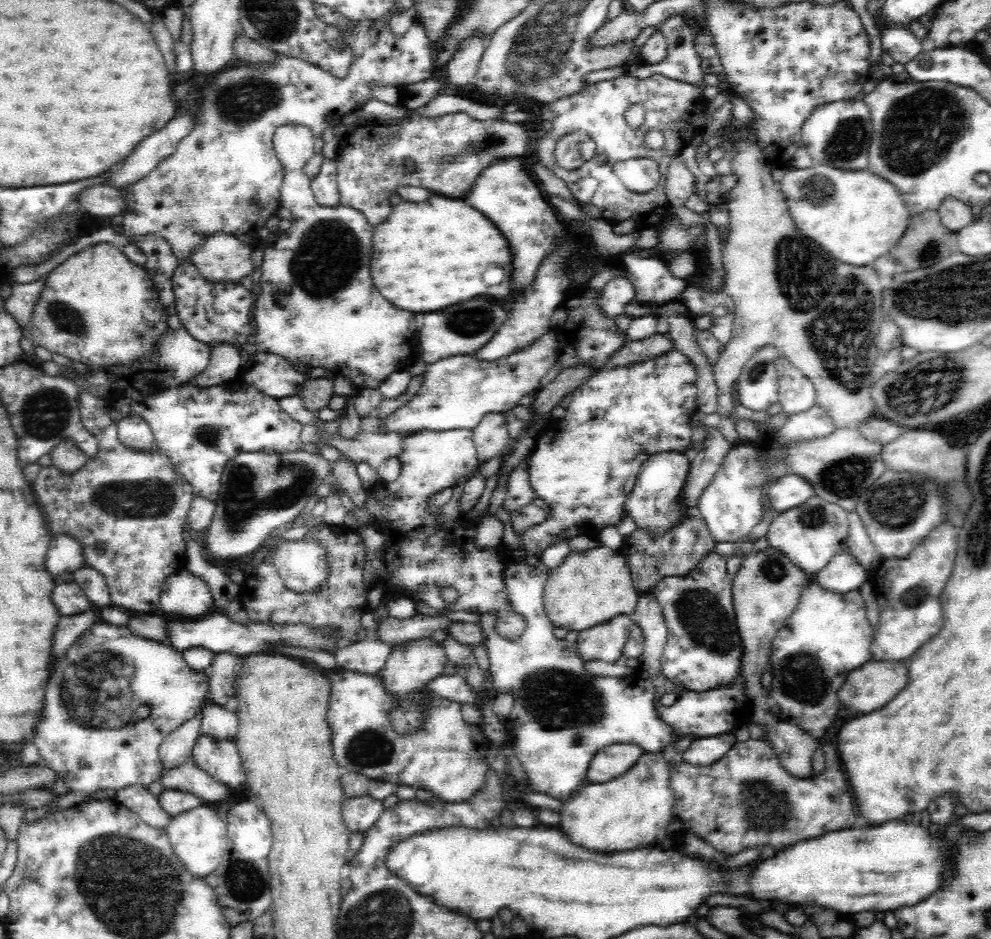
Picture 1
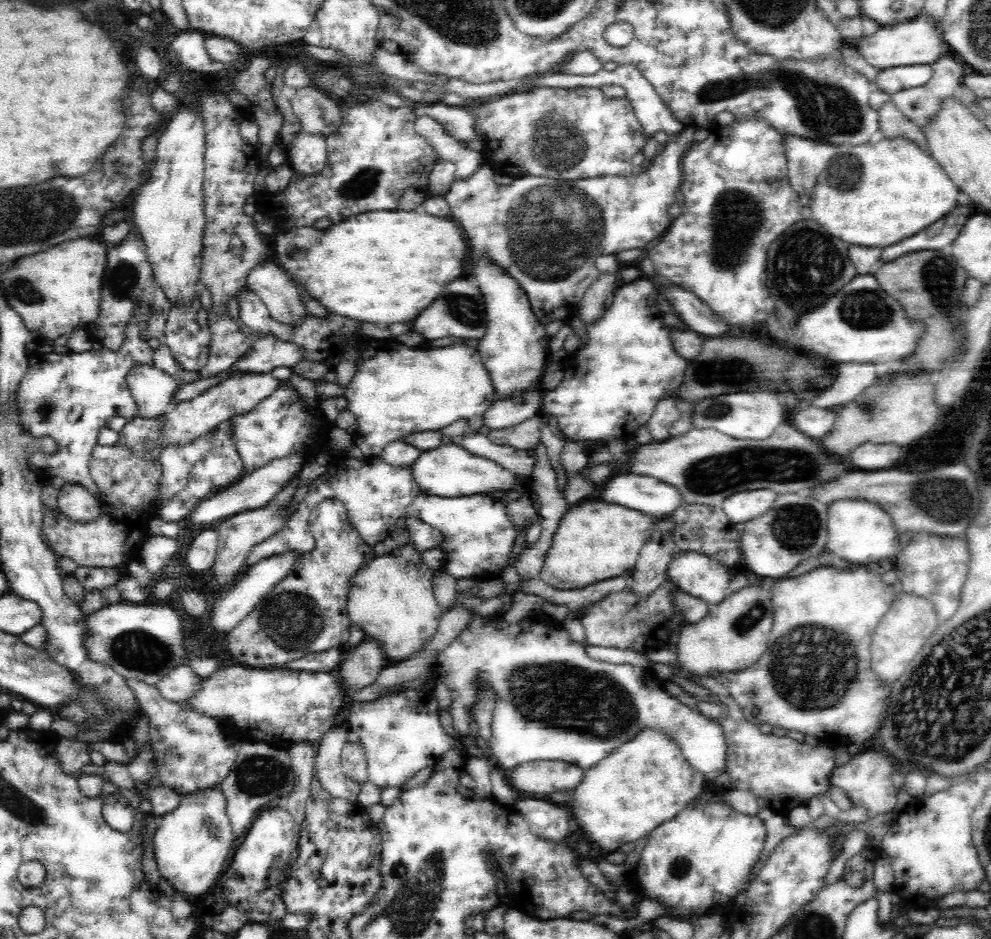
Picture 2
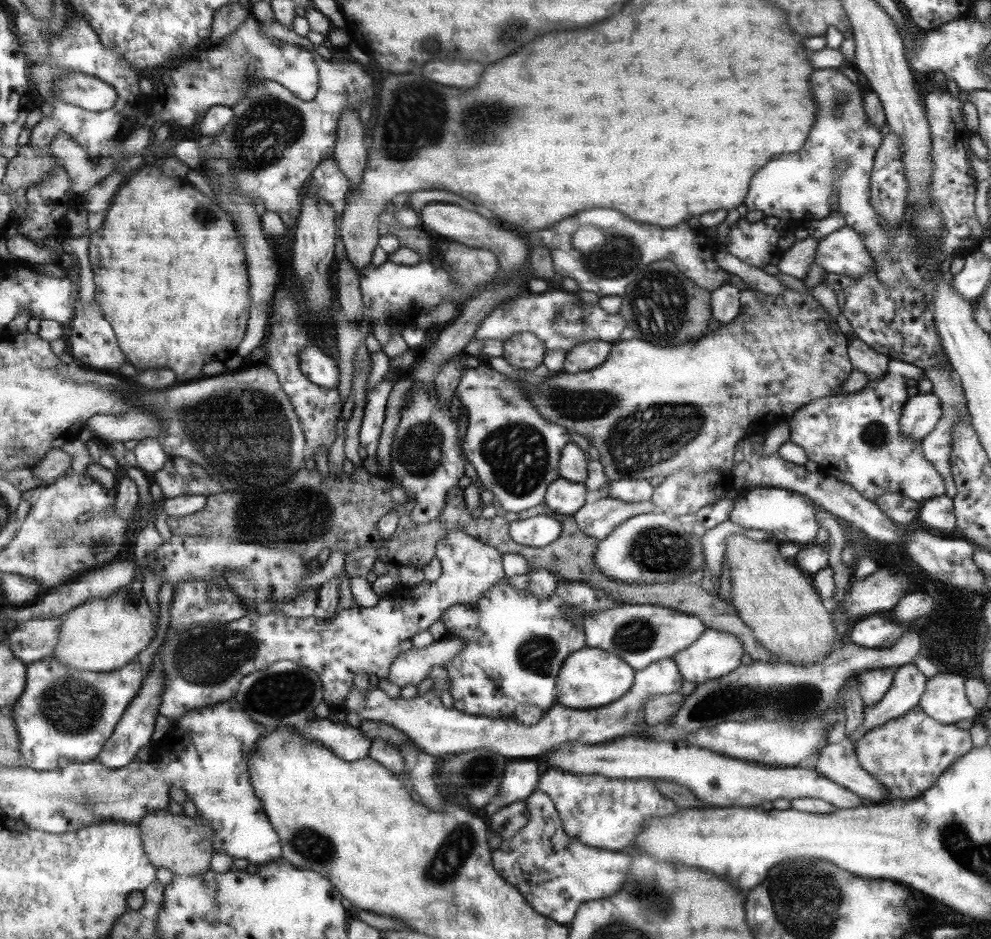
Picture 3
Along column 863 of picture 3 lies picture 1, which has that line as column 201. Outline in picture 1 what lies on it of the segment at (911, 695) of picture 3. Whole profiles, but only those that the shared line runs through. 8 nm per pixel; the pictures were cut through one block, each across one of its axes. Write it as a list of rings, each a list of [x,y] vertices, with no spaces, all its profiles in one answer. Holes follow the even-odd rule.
[[[207,702],[200,718],[200,734],[210,736],[216,742],[235,738],[239,723],[237,713],[224,707]]]

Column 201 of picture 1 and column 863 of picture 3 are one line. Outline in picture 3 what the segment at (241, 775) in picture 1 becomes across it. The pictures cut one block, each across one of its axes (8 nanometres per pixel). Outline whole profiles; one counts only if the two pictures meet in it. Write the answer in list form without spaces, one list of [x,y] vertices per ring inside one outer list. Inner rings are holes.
[[[918,706],[900,718],[866,731],[854,740],[854,747],[861,768],[881,781],[890,799],[906,799],[920,796],[932,788],[948,766],[956,758],[968,754],[973,745],[969,730],[940,724]]]

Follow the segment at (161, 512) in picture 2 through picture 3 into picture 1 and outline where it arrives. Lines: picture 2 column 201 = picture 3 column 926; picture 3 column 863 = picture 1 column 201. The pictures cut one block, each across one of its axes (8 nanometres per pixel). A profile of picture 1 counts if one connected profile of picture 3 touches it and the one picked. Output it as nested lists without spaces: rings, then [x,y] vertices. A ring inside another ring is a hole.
[[[241,376],[221,385],[198,388],[182,384],[166,388],[130,404],[132,415],[141,416],[151,428],[155,446],[170,459],[175,471],[193,487],[195,496],[215,502],[218,498],[221,476],[227,462],[240,452],[296,452],[302,449],[301,424],[294,420],[278,403],[278,399],[260,392],[254,385],[246,383]]]

